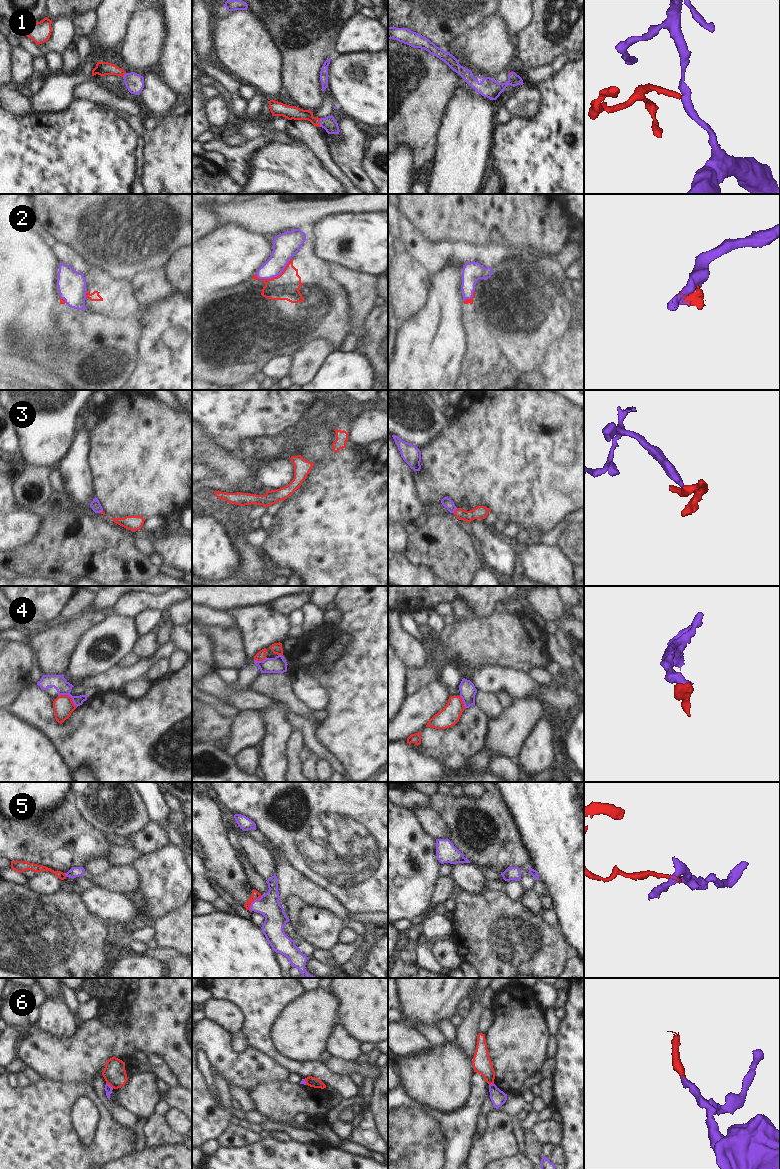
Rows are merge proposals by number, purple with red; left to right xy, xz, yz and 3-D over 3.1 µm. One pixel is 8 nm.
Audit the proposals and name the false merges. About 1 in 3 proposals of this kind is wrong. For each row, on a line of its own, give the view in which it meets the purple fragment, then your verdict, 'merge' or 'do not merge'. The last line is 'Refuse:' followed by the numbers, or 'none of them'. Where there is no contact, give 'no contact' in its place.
1: contact in xz; merge
2: contact in xz; do not merge
3: contact in yz; merge
4: contact in xy; do not merge
5: contact in xz; merge
6: contact in xy; do not merge
Refuse: 2, 4, 6

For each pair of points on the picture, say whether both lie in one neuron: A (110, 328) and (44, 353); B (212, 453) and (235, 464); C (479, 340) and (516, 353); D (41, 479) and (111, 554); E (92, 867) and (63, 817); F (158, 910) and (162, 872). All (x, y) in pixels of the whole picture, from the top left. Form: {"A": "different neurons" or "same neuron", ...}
{"A": "same neuron", "B": "same neuron", "C": "different neurons", "D": "different neurons", "E": "different neurons", "F": "same neuron"}

